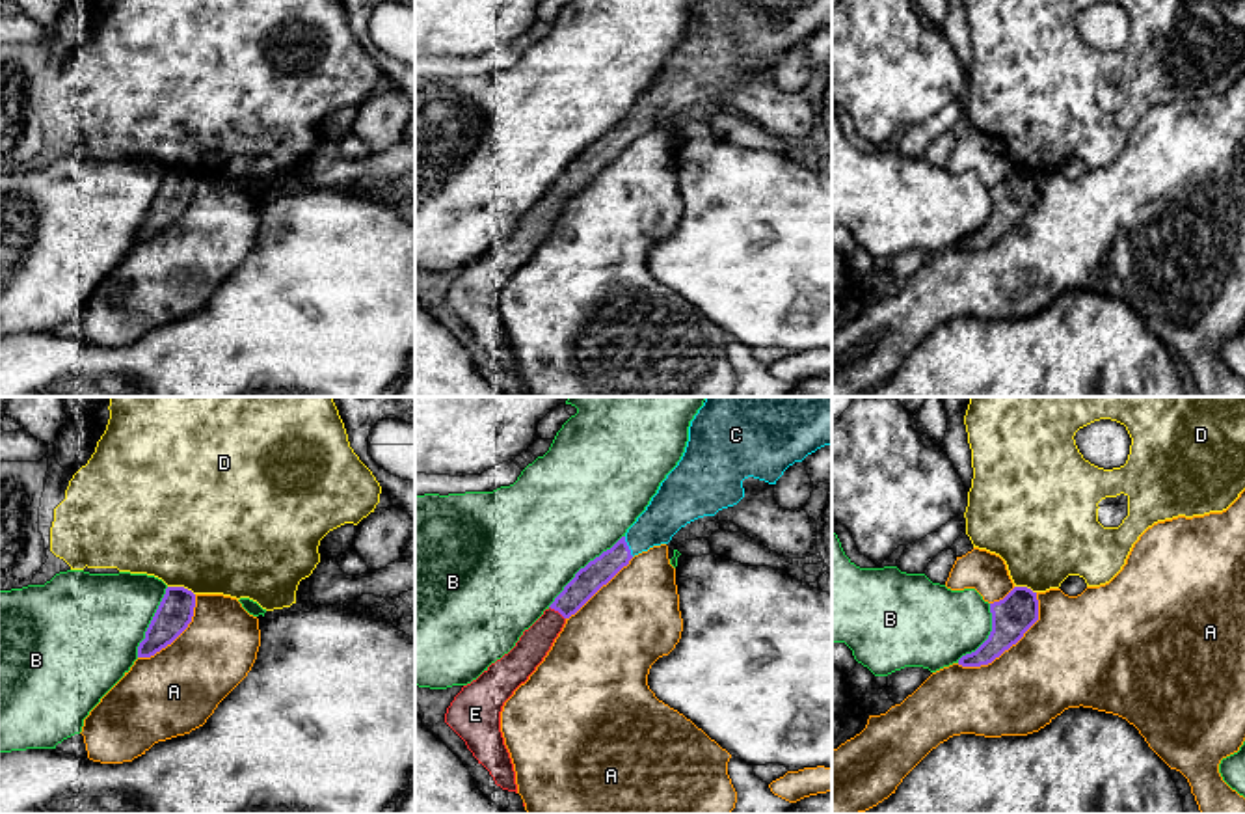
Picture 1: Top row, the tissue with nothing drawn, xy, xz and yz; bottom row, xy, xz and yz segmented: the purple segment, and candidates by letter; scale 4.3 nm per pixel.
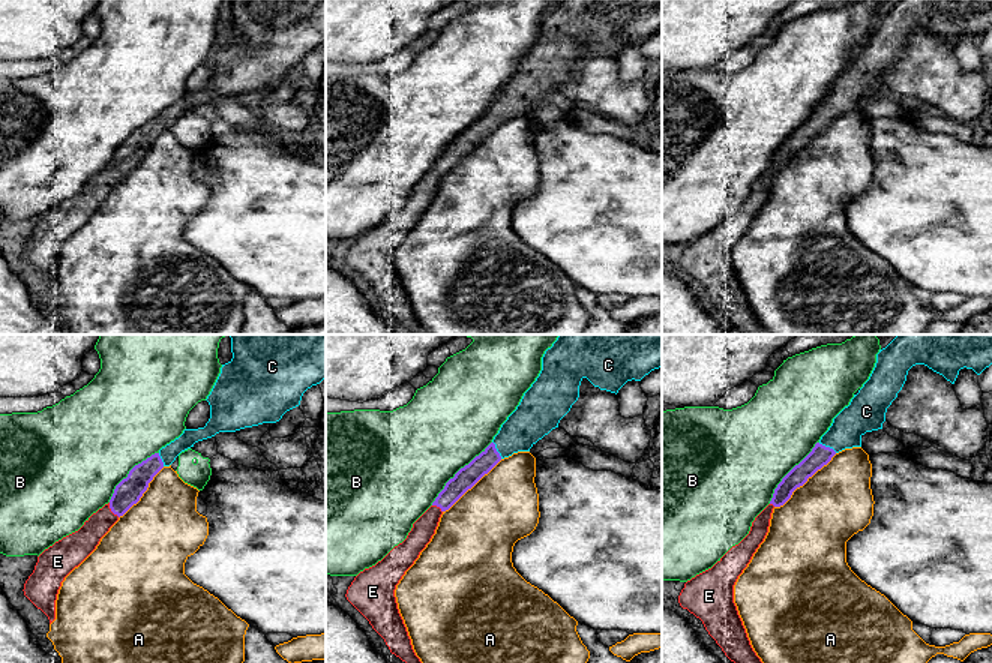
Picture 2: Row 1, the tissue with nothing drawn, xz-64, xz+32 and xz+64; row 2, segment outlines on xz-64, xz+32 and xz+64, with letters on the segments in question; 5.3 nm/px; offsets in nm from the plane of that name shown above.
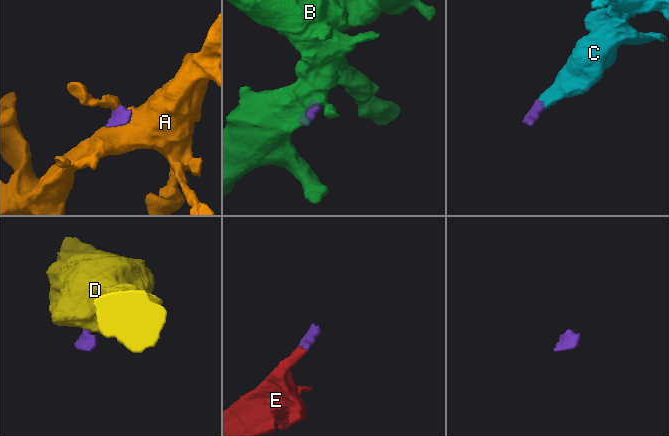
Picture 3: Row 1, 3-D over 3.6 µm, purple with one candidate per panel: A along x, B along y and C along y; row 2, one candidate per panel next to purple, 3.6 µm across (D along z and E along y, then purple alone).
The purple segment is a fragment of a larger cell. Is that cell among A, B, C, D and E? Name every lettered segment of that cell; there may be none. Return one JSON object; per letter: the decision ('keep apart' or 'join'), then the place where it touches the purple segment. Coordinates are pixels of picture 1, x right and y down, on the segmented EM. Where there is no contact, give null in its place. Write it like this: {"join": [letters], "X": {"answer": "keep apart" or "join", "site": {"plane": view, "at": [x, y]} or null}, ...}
{"join": ["C", "E"], "A": {"answer": "keep apart", "site": {"plane": "yz", "at": [1011, 645]}}, "B": {"answer": "keep apart", "site": {"plane": "xz", "at": [585, 567]}}, "C": {"answer": "join", "site": {"plane": "xz", "at": [628, 546]}}, "D": {"answer": "keep apart", "site": {"plane": "xy", "at": [181, 587]}}, "E": {"answer": "join", "site": {"plane": "xz", "at": [557, 610]}}}

